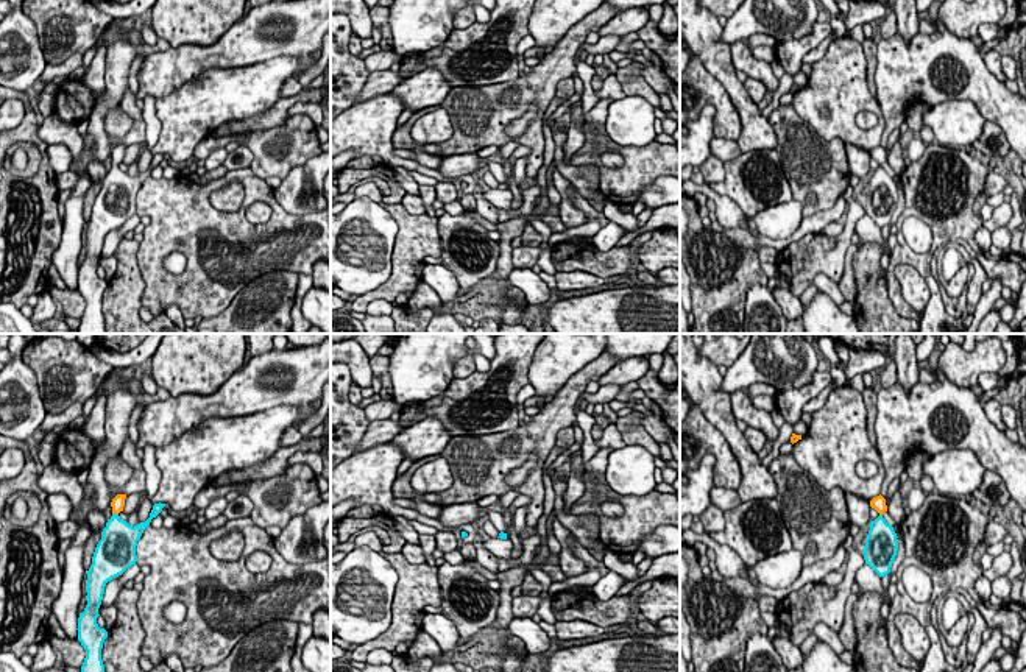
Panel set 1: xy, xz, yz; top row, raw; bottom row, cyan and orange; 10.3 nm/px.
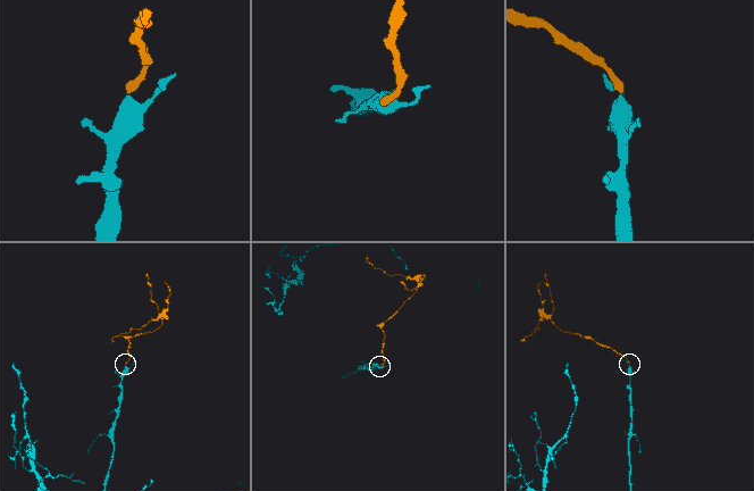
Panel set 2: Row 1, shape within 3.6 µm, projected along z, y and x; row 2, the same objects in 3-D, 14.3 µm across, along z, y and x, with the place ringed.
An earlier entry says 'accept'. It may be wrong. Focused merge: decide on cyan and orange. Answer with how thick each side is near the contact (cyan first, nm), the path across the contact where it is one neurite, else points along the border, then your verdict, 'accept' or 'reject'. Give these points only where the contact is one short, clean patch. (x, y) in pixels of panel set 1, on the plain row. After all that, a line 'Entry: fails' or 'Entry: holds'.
360/140 nm | across xy (119, 189), (116, 166), (117, 155) | accept
Entry: holds

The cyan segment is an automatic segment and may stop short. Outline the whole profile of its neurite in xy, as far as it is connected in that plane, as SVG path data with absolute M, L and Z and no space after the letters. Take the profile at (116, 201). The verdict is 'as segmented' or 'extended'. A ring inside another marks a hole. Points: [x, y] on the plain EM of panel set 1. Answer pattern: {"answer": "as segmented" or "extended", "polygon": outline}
{"answer": "extended", "polygon": "M117 145L112 153L112 167L108 170L101 182L92 215L86 221L86 251L87 256L78 268L78 292L86 301L81 324L76 334L106 334L104 315L101 310L103 293L108 282L97 274L98 259L103 251L104 237L112 229L122 226L128 218L136 215L136 196L143 181L150 176L165 154L154 154L150 168L137 176L129 176L119 164L123 162L126 145Z"}

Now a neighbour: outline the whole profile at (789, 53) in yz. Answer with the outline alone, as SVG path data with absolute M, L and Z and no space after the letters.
M814 22L812 33L800 39L780 41L777 37L773 48L775 61L783 65L784 73L797 75L800 72L803 56L825 41L830 33L830 22Z

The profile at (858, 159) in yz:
M850 143L845 145L845 151L851 175L858 176L859 179L867 178L872 173L870 153Z

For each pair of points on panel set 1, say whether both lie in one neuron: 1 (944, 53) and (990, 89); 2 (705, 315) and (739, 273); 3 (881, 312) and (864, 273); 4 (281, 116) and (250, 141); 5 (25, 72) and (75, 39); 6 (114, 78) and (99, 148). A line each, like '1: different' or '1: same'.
1: same
2: same
3: same
4: different
5: different
6: same

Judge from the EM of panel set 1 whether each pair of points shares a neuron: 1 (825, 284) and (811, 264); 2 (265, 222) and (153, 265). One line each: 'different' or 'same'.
1: different
2: same

